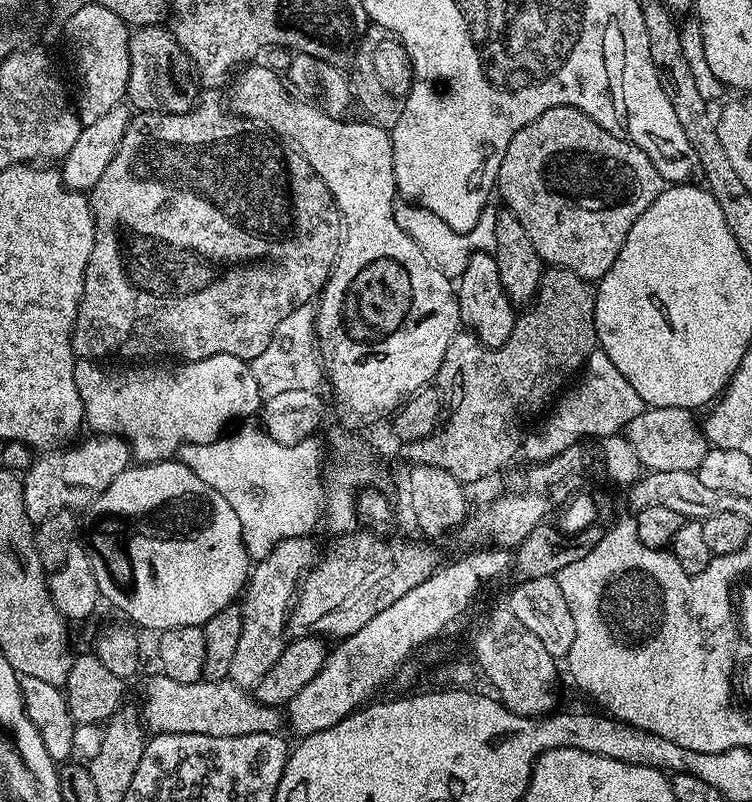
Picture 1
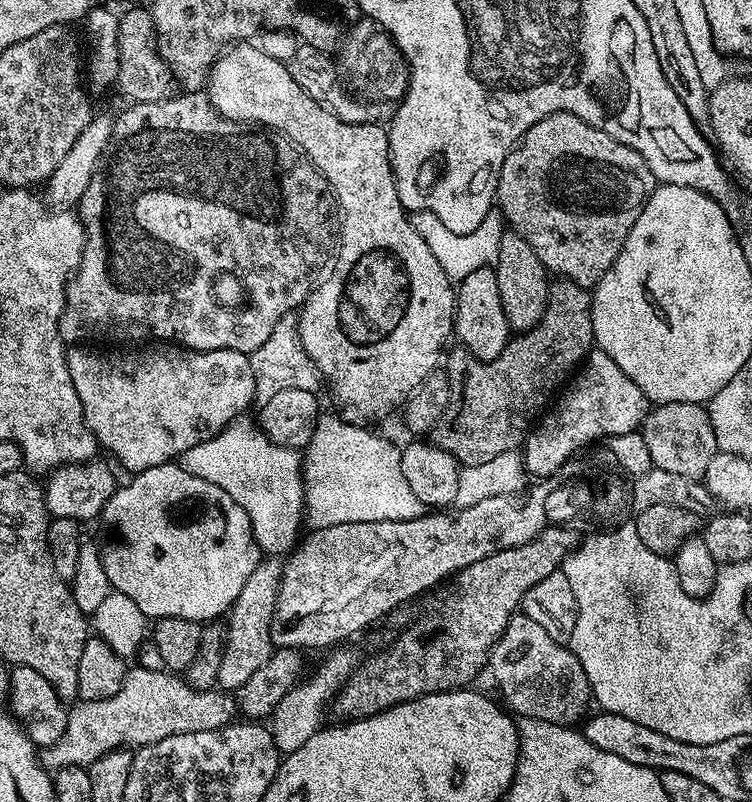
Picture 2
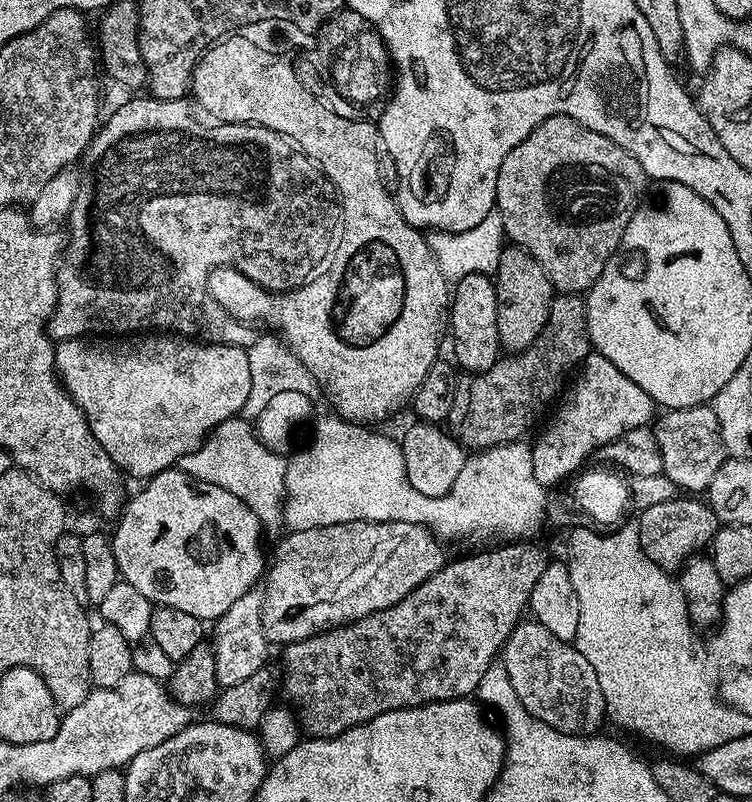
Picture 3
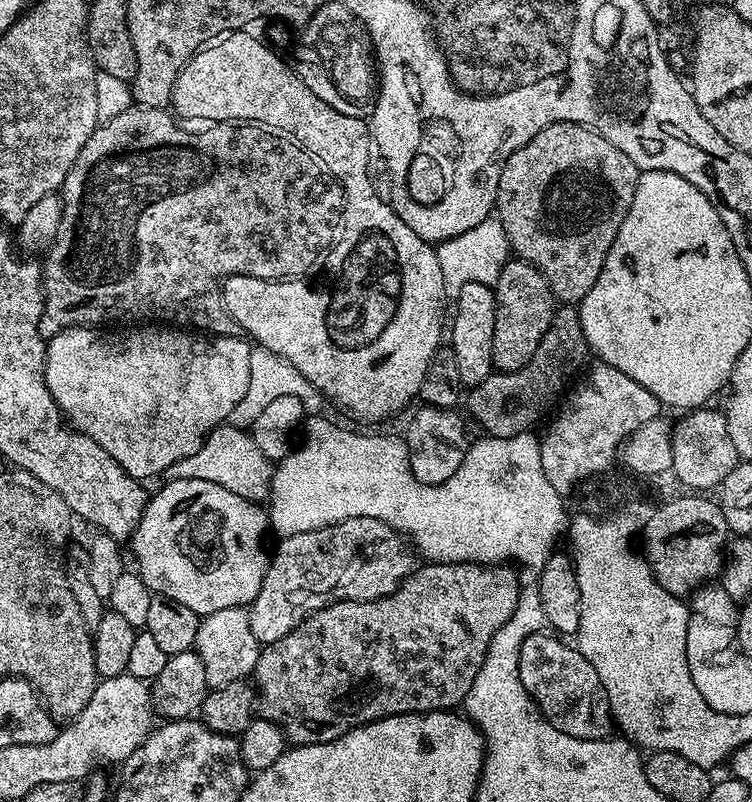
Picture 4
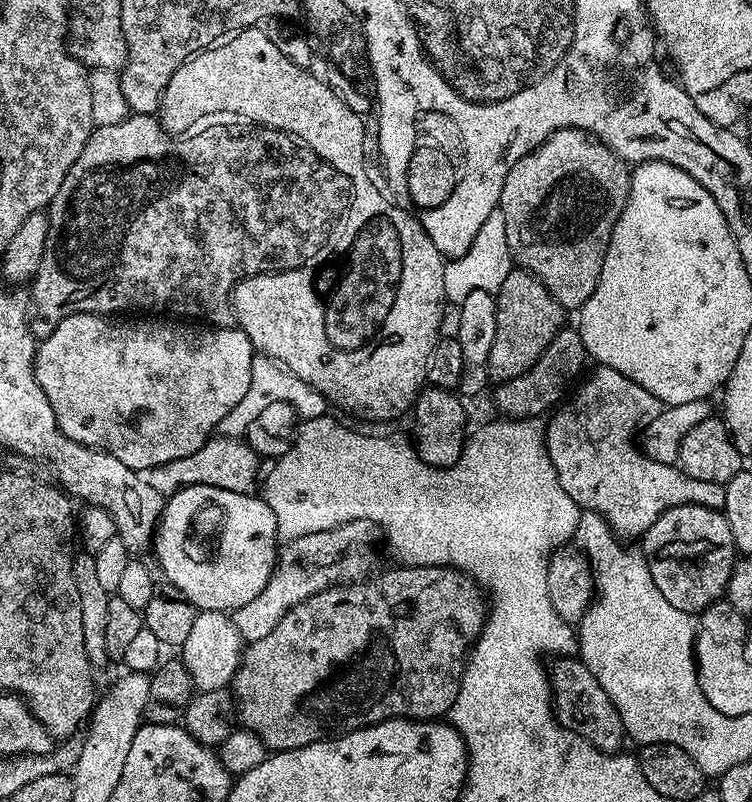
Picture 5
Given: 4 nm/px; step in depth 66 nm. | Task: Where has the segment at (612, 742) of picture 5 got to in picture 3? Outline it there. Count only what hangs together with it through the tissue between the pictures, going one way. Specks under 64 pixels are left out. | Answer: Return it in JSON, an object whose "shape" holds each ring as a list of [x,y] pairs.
{"shape":[[[528,618],[516,625],[504,643],[502,667],[510,678],[510,686],[514,686],[514,694],[518,694],[518,702],[534,718],[571,736],[591,736],[601,731],[600,723],[605,723],[606,713],[598,674],[582,658],[575,643],[554,638],[546,626]]]}

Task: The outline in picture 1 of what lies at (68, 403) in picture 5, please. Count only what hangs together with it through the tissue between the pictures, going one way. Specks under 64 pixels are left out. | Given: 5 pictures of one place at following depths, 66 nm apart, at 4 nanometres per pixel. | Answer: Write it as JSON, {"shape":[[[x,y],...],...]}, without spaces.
{"shape":[[[214,354],[212,356],[211,360],[190,360],[190,361],[187,361],[186,366],[180,366],[180,367],[184,367],[184,368],[174,369],[172,372],[172,376],[120,376],[117,378],[117,380],[115,380],[115,378],[112,376],[100,376],[99,370],[96,369],[99,367],[94,366],[93,361],[77,359],[77,362],[76,362],[76,385],[78,386],[78,394],[80,395],[80,397],[82,399],[84,399],[84,418],[85,418],[85,421],[87,421],[87,423],[90,425],[90,428],[91,428],[91,424],[92,424],[91,431],[93,433],[96,433],[96,434],[115,434],[115,435],[120,436],[121,439],[123,439],[125,441],[125,443],[128,444],[128,447],[132,449],[132,455],[133,455],[133,457],[138,458],[139,463],[156,464],[159,460],[163,460],[165,458],[175,457],[177,455],[177,453],[179,453],[180,448],[182,446],[186,446],[187,444],[205,444],[206,442],[210,442],[211,440],[219,440],[222,433],[225,431],[225,429],[227,429],[227,428],[224,428],[227,426],[227,424],[233,423],[232,425],[235,425],[237,422],[240,422],[240,421],[235,422],[235,420],[240,420],[243,418],[243,416],[255,417],[257,415],[257,413],[259,413],[259,411],[262,407],[262,397],[261,397],[260,391],[258,390],[258,382],[254,377],[252,377],[252,366],[251,366],[251,363],[249,363],[249,361],[235,360],[235,358],[233,358],[230,354]]]}

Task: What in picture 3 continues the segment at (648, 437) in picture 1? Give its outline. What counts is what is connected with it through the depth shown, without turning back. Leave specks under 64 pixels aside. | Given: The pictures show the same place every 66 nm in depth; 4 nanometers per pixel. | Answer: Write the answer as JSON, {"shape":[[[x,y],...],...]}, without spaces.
{"shape":[[[699,404],[689,408],[674,408],[663,415],[660,421],[655,421],[654,431],[658,450],[662,454],[664,475],[676,484],[677,489],[684,491],[685,488],[688,491],[685,493],[703,493],[726,459],[716,411],[708,404]]]}

